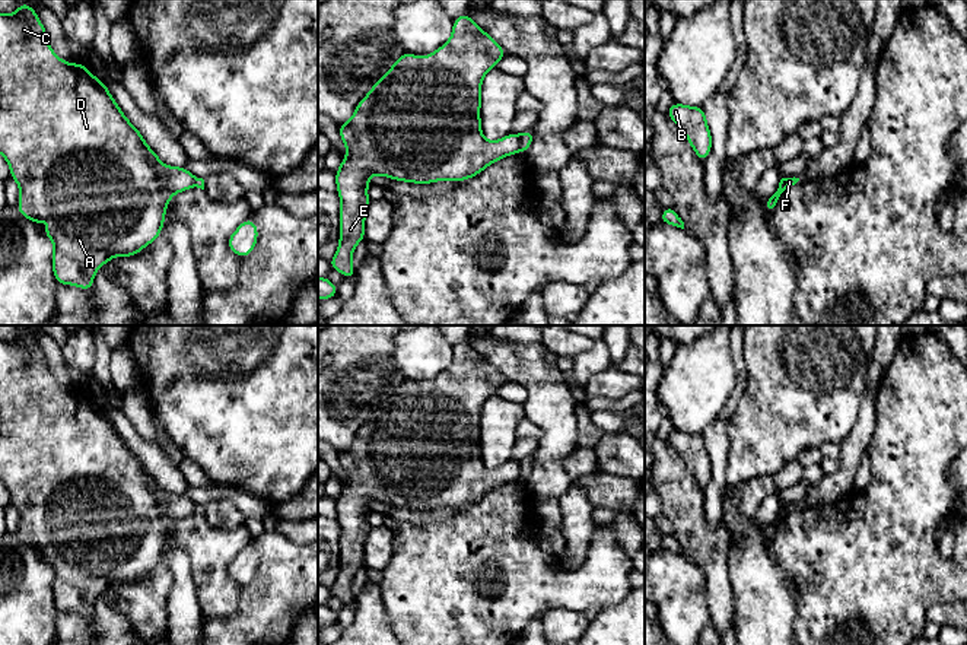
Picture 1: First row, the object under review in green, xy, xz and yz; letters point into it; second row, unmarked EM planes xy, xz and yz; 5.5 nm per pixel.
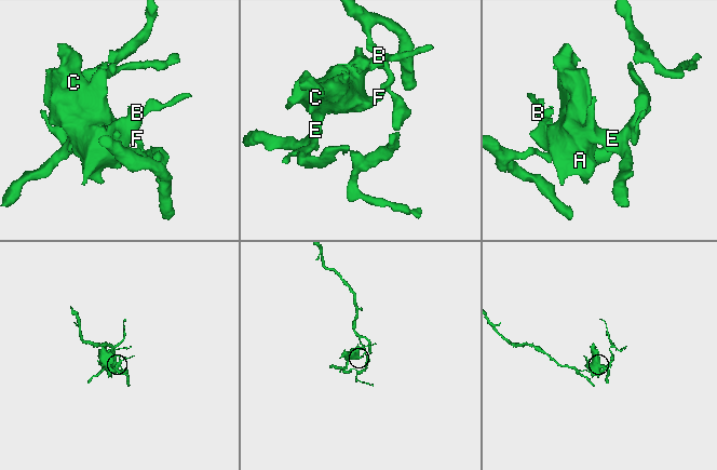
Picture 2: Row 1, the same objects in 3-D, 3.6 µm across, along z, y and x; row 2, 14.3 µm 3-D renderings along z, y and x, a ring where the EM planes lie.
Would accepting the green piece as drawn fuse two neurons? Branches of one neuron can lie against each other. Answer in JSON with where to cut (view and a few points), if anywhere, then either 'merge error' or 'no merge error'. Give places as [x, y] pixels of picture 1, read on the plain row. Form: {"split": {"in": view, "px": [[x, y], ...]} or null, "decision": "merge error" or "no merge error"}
{"split": {"in": "xz", "px": [[518, 463], [519, 476]]}, "decision": "merge error"}

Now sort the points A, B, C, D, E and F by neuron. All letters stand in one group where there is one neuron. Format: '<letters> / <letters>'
A B C D E / F

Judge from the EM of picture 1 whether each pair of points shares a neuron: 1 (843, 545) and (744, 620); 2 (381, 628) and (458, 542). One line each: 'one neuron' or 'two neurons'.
1: two neurons
2: two neurons

